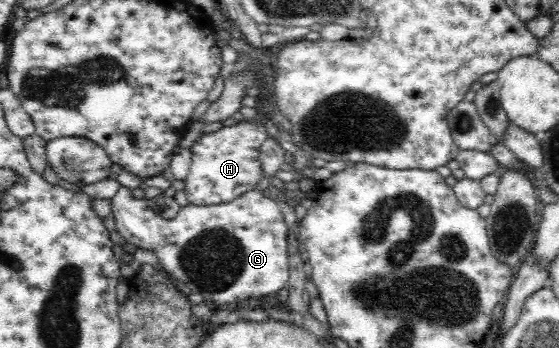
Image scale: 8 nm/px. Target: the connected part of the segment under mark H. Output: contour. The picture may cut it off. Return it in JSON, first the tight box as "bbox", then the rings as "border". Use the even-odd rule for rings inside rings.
{"bbox":[185,120,269,206],"border":[[[243,120],[235,126],[220,128],[213,134],[202,135],[192,144],[192,162],[185,182],[188,203],[194,206],[228,204],[245,192],[256,189],[263,177],[260,167],[260,148],[269,137],[262,123]]]}

